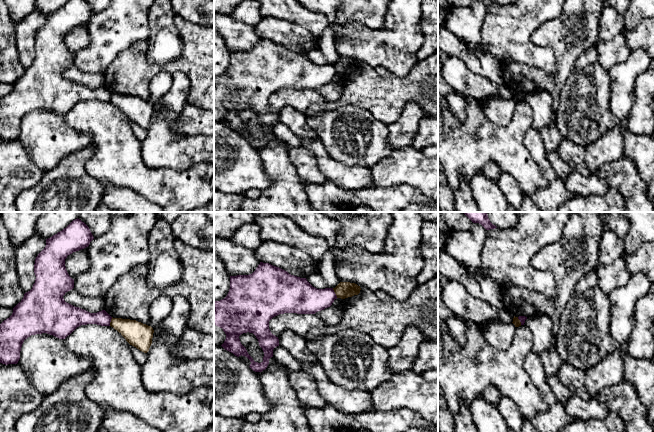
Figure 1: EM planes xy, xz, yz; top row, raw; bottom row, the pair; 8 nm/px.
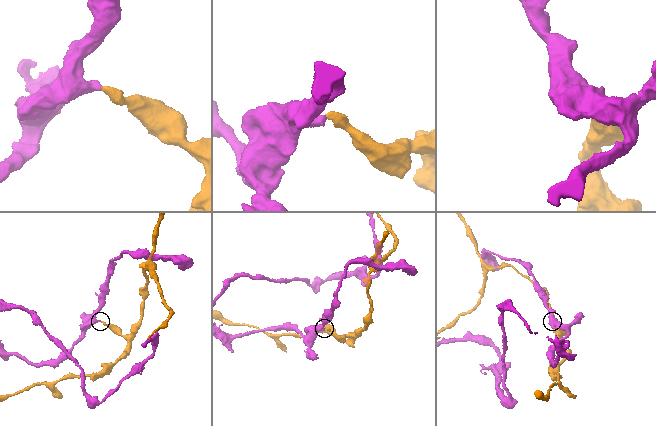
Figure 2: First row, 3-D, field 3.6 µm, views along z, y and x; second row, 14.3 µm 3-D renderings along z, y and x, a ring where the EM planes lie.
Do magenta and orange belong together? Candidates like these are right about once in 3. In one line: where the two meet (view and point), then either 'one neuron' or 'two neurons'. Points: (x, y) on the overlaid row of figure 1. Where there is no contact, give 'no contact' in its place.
contact xz (334, 293); two neurons

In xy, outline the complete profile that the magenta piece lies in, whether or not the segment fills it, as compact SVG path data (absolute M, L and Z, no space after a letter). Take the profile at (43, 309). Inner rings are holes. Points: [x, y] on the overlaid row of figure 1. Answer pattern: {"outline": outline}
{"outline": "M80 219L73 220L66 228L46 239L45 248L35 259L35 283L23 299L13 308L12 315L0 324L0 363L17 364L25 339L31 335L47 333L65 339L77 327L87 324L110 326L112 317L105 311L90 313L67 303L63 296L74 288L72 279L65 267L65 259L73 252L89 246L94 239L89 227Z"}

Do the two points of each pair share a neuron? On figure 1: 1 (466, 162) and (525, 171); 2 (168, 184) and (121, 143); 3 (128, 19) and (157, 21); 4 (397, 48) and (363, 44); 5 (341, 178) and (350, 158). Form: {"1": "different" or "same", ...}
{"1": "same", "2": "same", "3": "different", "4": "same", "5": "different"}

